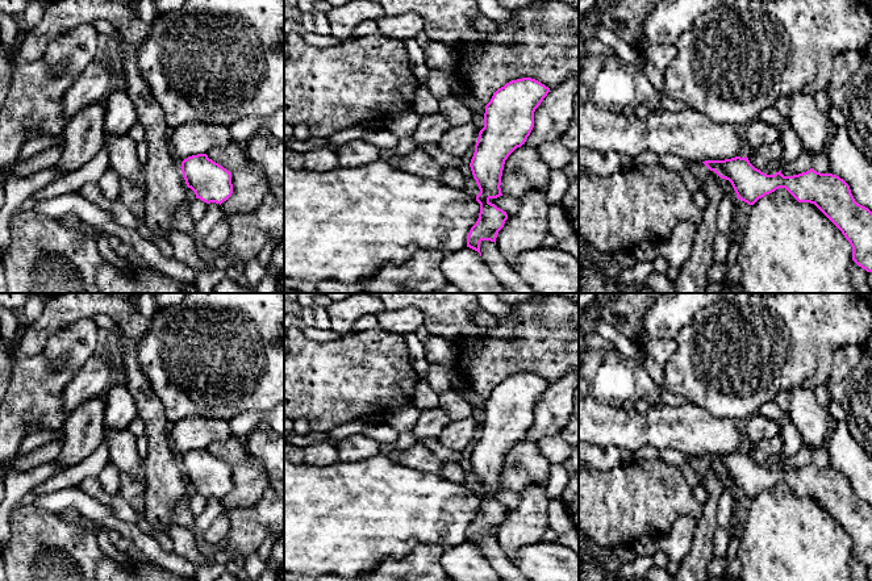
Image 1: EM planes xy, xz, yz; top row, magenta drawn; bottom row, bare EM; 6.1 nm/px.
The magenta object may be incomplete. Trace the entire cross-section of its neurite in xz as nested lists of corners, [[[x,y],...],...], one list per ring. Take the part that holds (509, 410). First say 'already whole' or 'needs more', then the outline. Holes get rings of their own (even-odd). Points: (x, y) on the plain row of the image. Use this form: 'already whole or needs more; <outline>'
already whole; [[[522,372],[498,383],[485,400],[484,422],[480,425],[470,461],[480,484],[476,496],[480,507],[467,531],[467,542],[480,547],[480,536],[496,538],[508,514],[506,506],[491,493],[502,490],[501,471],[505,455],[521,442],[534,422],[534,406],[550,383],[531,372]]]

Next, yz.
already whole; [[[747,451],[702,457],[729,475],[737,493],[748,500],[779,482],[785,482],[798,497],[814,498],[850,536],[852,555],[872,567],[872,506],[855,496],[850,480],[839,471],[813,463],[793,471],[784,471],[781,465],[767,469],[755,463]]]

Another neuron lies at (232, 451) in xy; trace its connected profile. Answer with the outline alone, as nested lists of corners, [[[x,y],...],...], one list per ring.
[[[231,436],[228,440],[212,443],[206,447],[206,450],[209,453],[218,457],[231,468],[246,463],[250,457],[243,439],[238,436]]]

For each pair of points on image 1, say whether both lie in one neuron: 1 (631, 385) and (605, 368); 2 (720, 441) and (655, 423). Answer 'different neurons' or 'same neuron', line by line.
1: same neuron
2: same neuron

